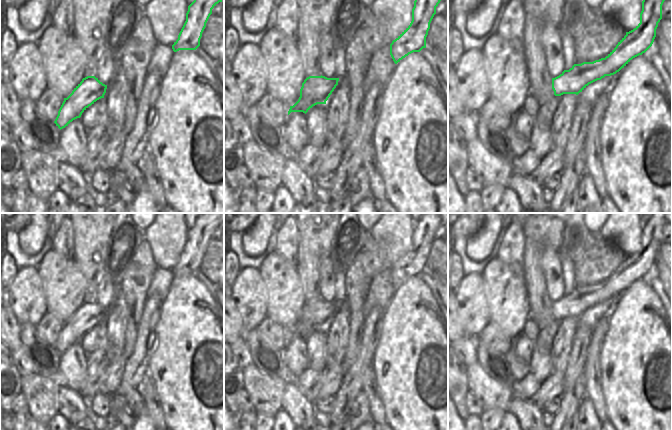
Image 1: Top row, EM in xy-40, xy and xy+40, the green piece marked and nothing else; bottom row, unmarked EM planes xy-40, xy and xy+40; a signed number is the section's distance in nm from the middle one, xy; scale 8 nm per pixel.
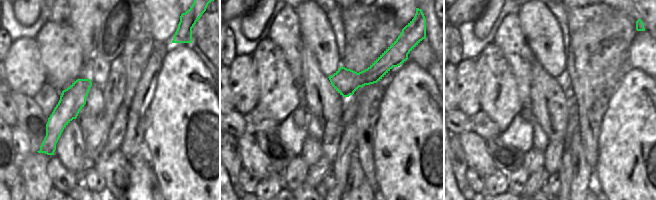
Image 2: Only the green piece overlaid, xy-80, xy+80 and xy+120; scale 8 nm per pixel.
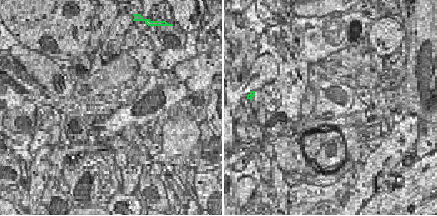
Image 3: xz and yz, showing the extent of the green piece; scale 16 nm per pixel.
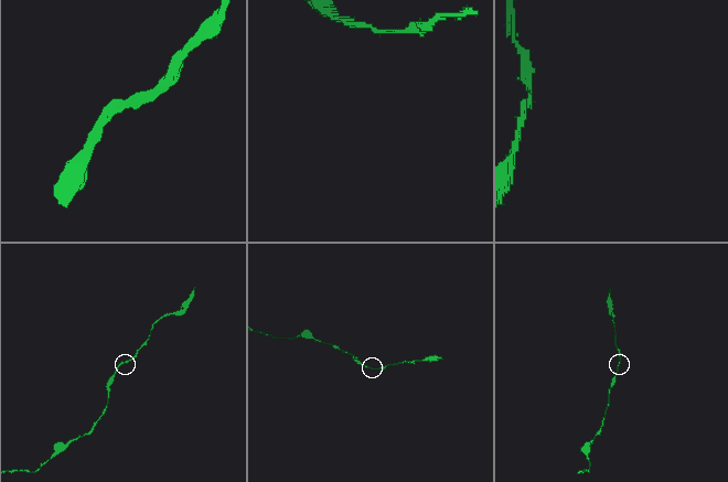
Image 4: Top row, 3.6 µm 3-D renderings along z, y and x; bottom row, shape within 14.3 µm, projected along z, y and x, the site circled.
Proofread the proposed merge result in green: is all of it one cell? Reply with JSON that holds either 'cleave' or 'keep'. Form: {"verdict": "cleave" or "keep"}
{"verdict": "keep"}

